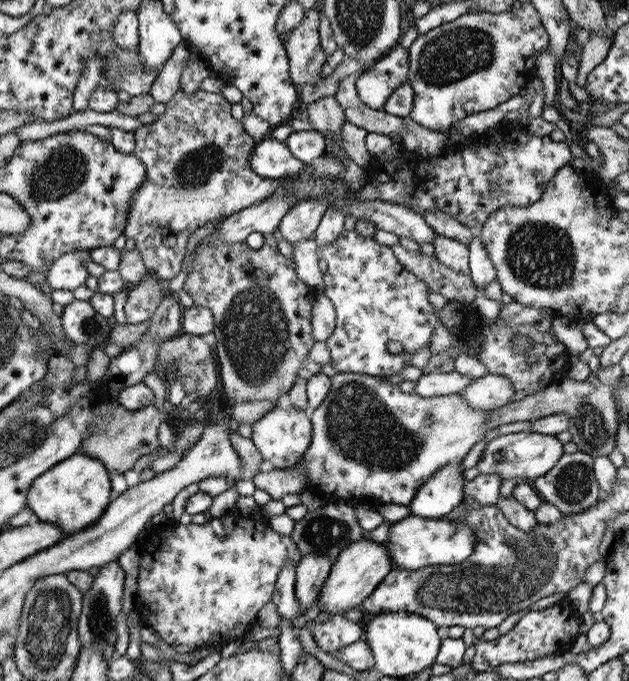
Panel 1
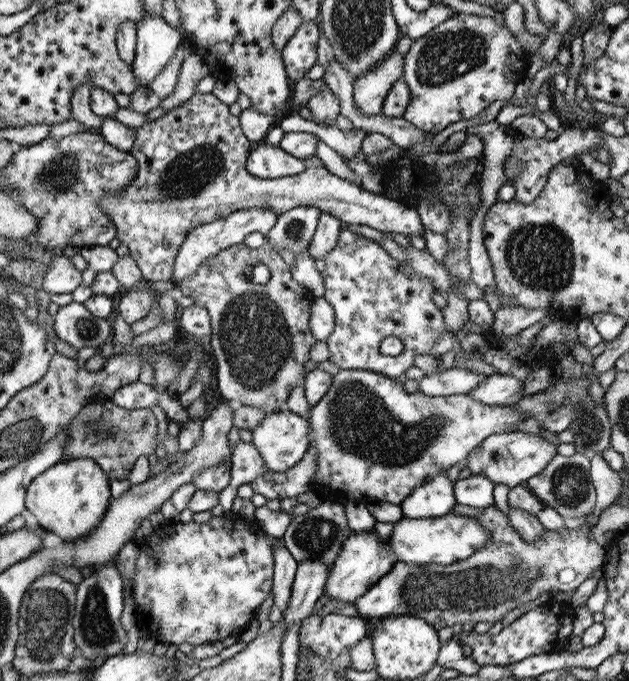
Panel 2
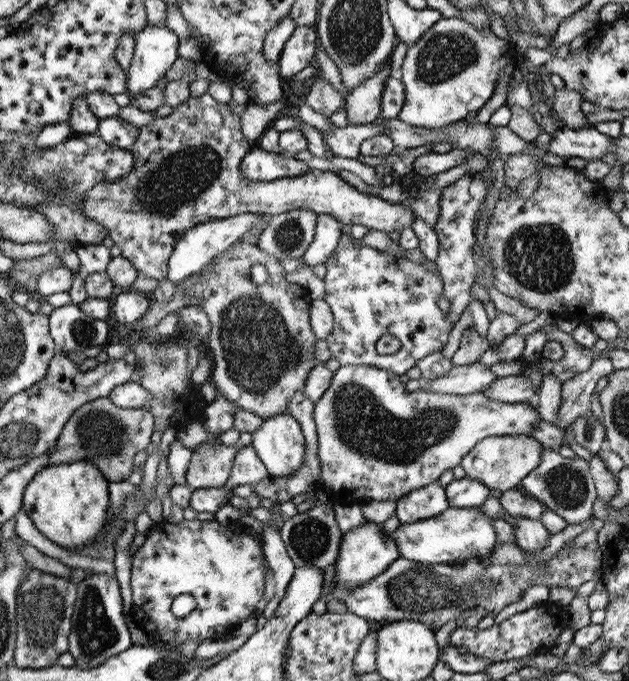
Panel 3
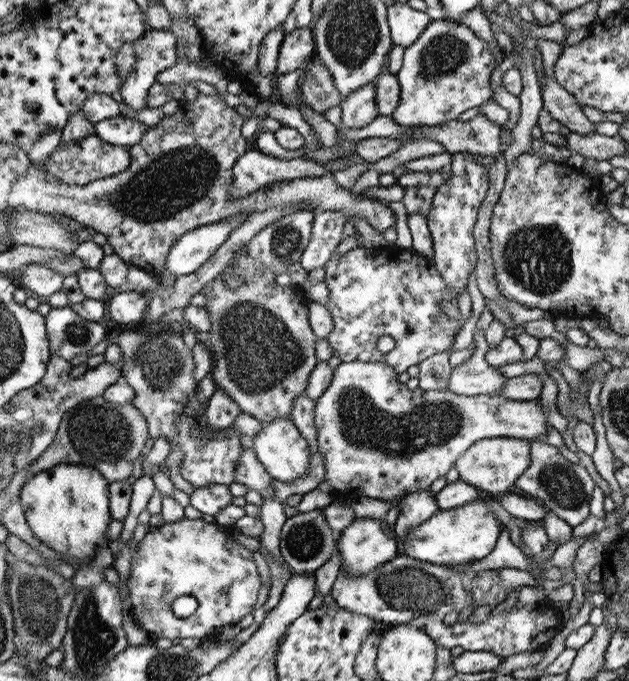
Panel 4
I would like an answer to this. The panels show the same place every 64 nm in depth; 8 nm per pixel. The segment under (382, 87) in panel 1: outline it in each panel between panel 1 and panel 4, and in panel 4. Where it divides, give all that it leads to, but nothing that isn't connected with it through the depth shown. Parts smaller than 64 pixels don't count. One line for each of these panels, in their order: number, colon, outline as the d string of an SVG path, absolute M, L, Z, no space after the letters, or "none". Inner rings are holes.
2: M393 50L371 72L353 80L353 102L363 114L379 114L387 92L403 76L403 56Z
3: M387 60L387 64L373 78L363 80L345 96L345 112L349 126L363 126L381 118L381 92L389 76L393 74L391 62Z
4: M371 82L369 86L363 86L361 90L355 90L347 94L341 100L341 122L337 130L341 128L363 128L369 122L373 122L379 112L375 106L375 84Z

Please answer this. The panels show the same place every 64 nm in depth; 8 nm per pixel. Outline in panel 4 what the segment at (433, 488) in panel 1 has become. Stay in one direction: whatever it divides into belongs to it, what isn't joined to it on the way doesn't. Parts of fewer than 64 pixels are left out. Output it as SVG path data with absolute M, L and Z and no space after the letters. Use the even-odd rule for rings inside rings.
M427 490L405 494L397 506L399 506L399 514L393 524L395 526L393 532L395 532L397 540L405 540L411 528L417 528L427 518L431 518L433 514L439 512L435 494L429 494Z

